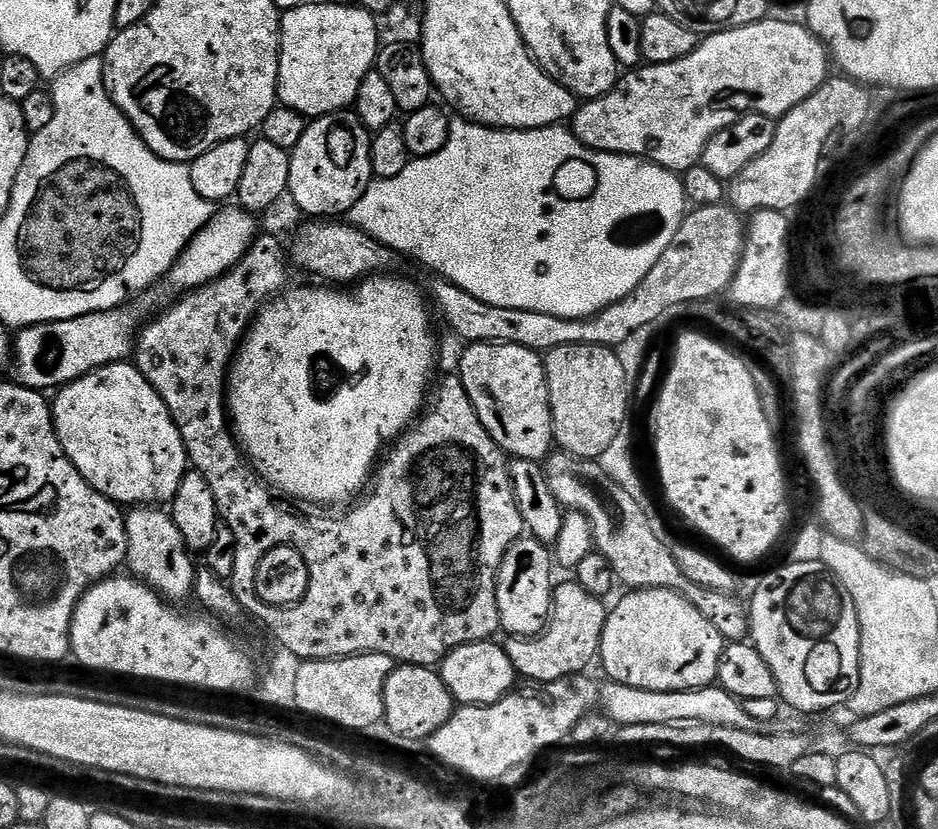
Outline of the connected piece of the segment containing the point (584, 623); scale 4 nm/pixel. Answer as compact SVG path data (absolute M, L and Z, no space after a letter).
M575 579L565 584L557 583L552 590L552 613L548 615L542 635L531 638L512 638L504 644L506 654L514 666L517 677L536 680L537 685L553 684L568 676L578 676L589 671L592 660L600 655L600 643L608 621L609 605L601 597L582 590Z

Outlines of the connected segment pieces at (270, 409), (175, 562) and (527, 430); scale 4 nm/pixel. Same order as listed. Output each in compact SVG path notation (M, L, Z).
M396 274L369 276L359 281L351 291L337 290L332 286L296 289L293 287L265 304L249 324L232 366L228 370L226 407L235 443L241 453L246 454L250 467L272 489L273 493L292 502L305 500L308 504L345 503L344 505L347 505L349 501L359 497L365 491L385 449L409 431L414 421L421 415L426 404L426 397L430 392L430 385L433 383L432 371L436 368L436 336L432 333L433 317L430 315L425 293L423 296L410 281L399 280L400 278Z
M136 506L127 513L124 525L128 535L127 571L169 602L191 597L198 568L192 565L193 557L178 534L178 526L174 526L171 515L160 506Z
M469 344L463 349L465 352L460 356L460 369L458 375L464 383L466 394L478 414L484 429L490 434L490 438L500 448L500 451L517 460L543 461L553 451L554 441L552 439L552 415L550 414L550 402L546 390L546 374L544 373L544 361L541 353L534 350L526 350L526 346L510 346L509 344Z

